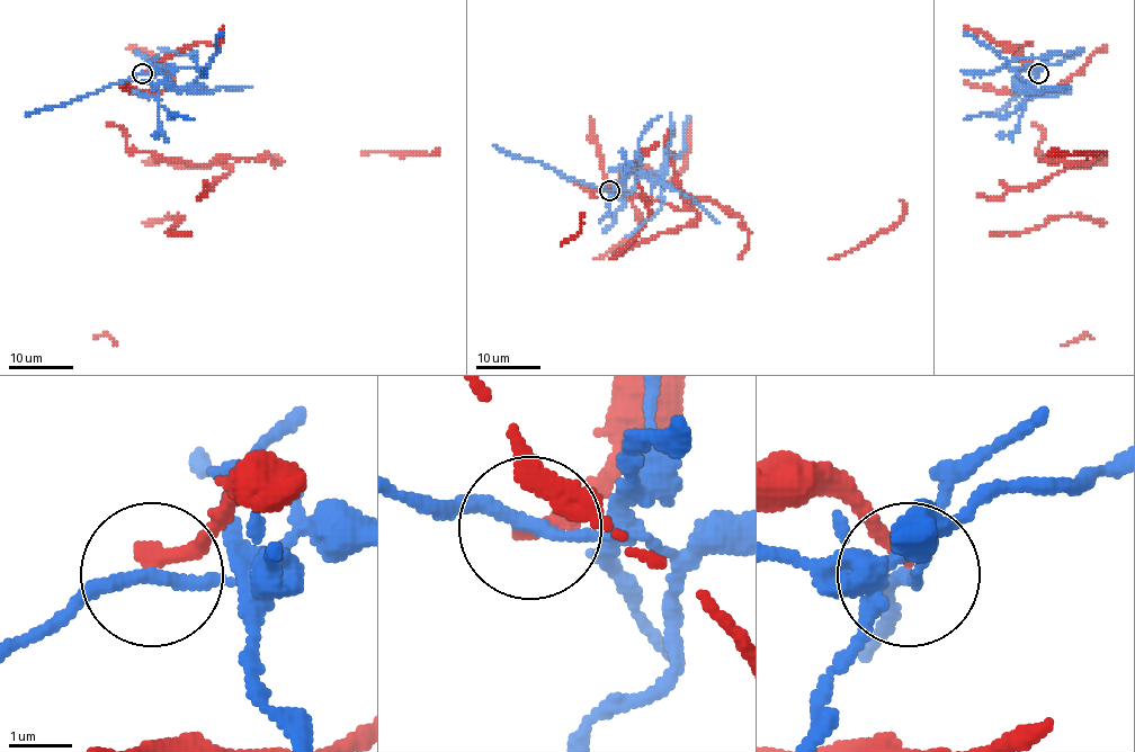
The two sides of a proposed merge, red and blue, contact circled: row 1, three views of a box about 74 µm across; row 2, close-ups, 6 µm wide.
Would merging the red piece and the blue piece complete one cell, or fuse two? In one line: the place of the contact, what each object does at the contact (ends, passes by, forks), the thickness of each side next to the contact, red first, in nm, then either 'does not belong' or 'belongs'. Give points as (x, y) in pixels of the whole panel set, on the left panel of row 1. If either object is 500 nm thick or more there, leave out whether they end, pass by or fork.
place (142, 73); red ends; blue passes by; calibres 240 and 200 nm; does not belong

